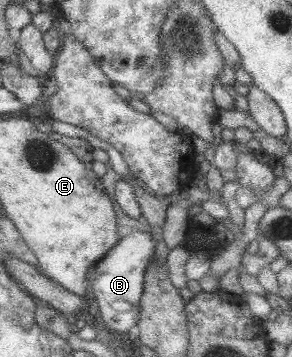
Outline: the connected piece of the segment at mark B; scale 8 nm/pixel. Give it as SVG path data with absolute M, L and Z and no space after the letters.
M132 229L129 235L115 243L97 265L87 270L88 295L97 320L108 330L125 334L139 320L139 299L143 294L143 274L153 256L155 242L147 232Z

